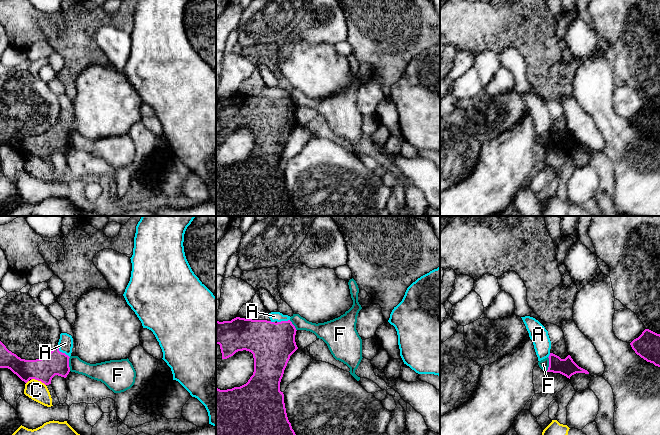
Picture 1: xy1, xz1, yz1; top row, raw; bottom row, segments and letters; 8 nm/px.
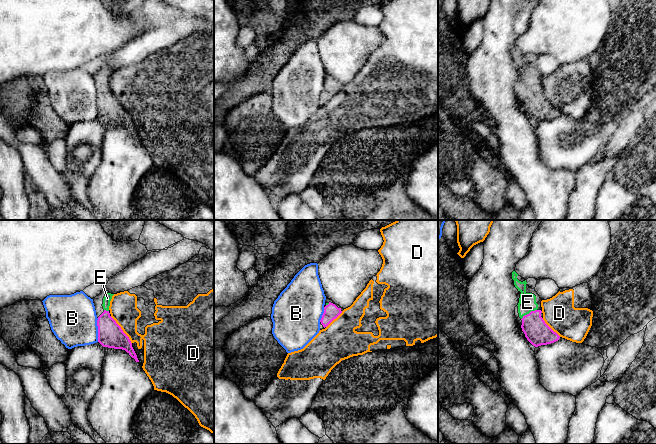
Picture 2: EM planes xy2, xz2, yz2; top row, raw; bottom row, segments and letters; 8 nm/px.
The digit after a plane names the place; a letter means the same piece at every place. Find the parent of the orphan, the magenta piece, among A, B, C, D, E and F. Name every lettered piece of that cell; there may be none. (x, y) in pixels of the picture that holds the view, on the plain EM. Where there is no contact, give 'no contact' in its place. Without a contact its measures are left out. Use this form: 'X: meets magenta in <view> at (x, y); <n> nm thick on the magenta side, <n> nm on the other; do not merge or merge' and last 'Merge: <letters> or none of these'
A: meets magenta in xy1 at (61, 128); 190 nm thick on the magenta side, 120 nm on the other; do not merge
B: meets magenta in xy2 at (98, 106); 200 nm thick on the magenta side, 380 nm on the other; do not merge
C: meets magenta in xy1 at (38, 156); 190 nm thick on the magenta side, 160 nm on the other; do not merge
D: meets magenta in xy2 at (122, 106); 200 nm thick on the magenta side, 220 nm on the other; do not merge
E: meets magenta in yz2 at (529, 89); 200 nm thick on the magenta side, 140 nm on the other; merge
F: meets magenta in yz1 at (549, 140); 140 nm thick on the magenta side, 80 nm on the other; do not merge
Merge: E

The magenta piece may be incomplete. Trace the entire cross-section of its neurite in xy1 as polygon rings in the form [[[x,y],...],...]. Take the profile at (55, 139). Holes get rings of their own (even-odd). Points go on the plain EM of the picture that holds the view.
[[[0,117],[0,144],[10,145],[25,159],[35,155],[49,161],[55,151],[66,154],[70,148],[69,134],[59,127],[59,121],[57,121],[44,134],[25,136],[9,127]]]

